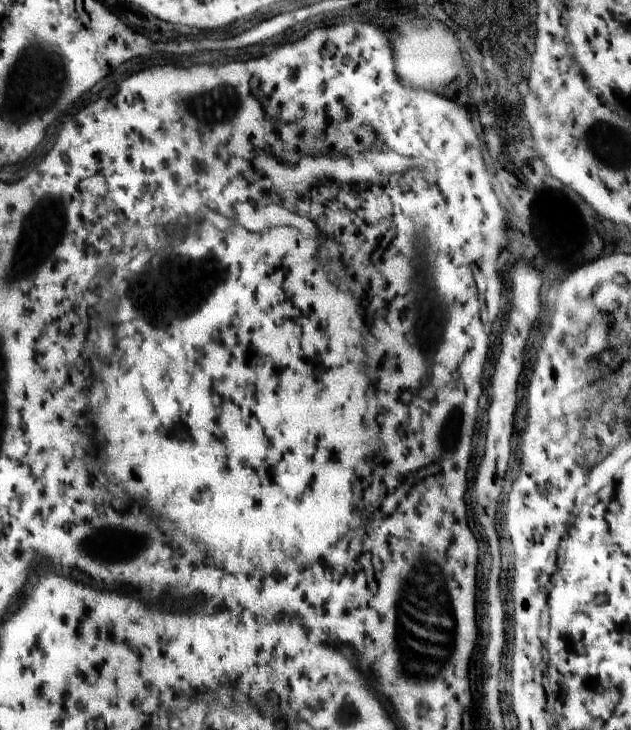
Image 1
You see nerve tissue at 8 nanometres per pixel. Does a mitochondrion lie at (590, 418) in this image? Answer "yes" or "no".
yes

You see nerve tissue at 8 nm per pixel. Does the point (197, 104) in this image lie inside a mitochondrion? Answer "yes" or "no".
yes

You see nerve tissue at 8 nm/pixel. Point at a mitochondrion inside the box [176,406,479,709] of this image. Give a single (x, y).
(413, 620)

